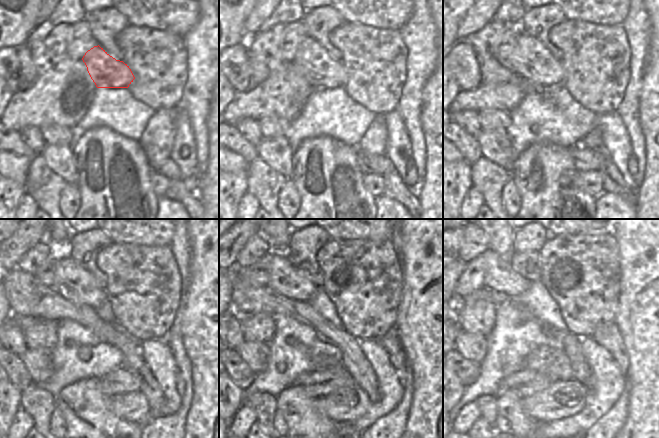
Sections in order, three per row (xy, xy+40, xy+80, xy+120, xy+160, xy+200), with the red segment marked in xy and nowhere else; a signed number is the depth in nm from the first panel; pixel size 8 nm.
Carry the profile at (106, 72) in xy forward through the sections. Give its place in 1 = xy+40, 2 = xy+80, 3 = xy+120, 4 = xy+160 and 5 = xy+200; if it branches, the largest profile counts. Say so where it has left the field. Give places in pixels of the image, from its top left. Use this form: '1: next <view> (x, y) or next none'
1: next xy+40 (312, 60)
2: next xy+80 (526, 57)
3: next xy+120 (65, 276)
4: next xy+160 (275, 271)
5: next xy+200 (495, 271)

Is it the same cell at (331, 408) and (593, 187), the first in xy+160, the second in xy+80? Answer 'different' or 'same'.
same

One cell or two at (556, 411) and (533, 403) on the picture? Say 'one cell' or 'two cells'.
one cell

